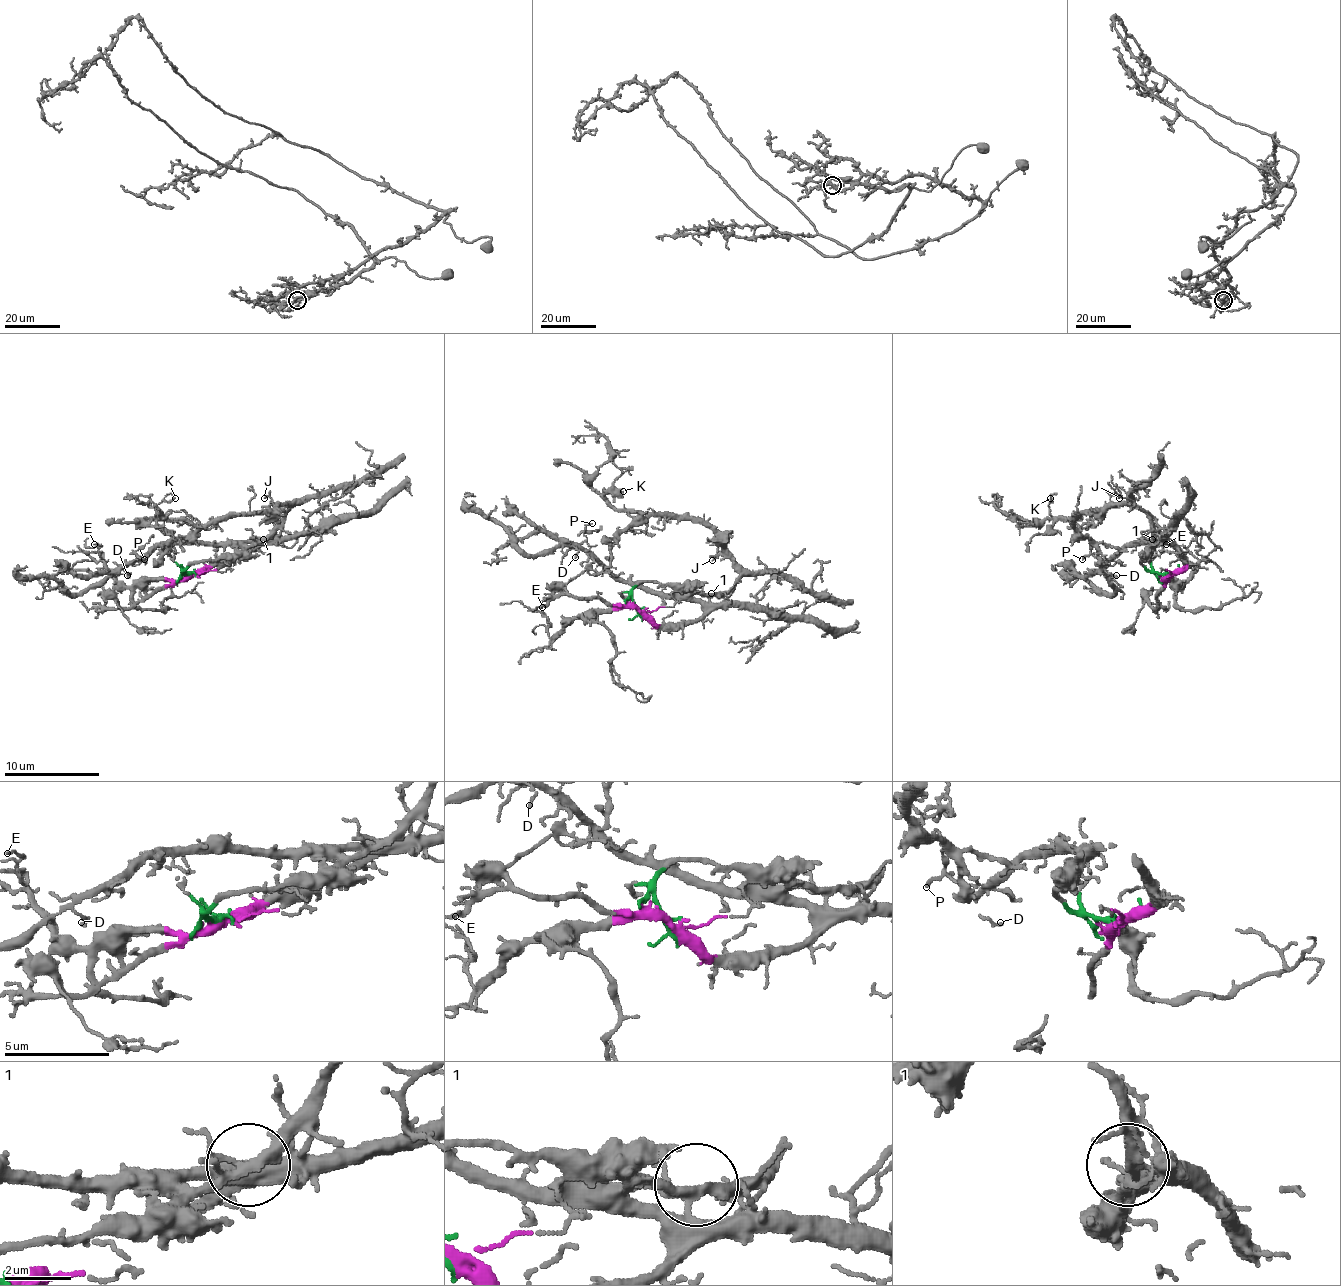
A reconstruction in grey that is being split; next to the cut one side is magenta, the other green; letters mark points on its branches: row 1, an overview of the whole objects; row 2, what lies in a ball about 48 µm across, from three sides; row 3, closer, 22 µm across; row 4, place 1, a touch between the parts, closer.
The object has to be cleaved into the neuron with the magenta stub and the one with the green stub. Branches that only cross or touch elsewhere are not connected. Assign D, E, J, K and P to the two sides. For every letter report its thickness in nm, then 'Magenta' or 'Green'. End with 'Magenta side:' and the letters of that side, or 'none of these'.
D: Thickness 130 nm. Magenta
E: Thickness 80 nm. Magenta
J: Thickness 110 nm. Green
K: Thickness 140 nm. Green
P: Thickness 140 nm. Magenta
Magenta side: D, E, P

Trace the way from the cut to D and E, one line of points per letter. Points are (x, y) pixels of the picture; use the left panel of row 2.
D: (189, 574), (199, 574), (208, 565), (232, 562), (256, 543), (156, 543), (128, 567), (128, 574)
E: (189, 574), (180, 579), (139, 579), (125, 586), (104, 562), (101, 546), (94, 543)

